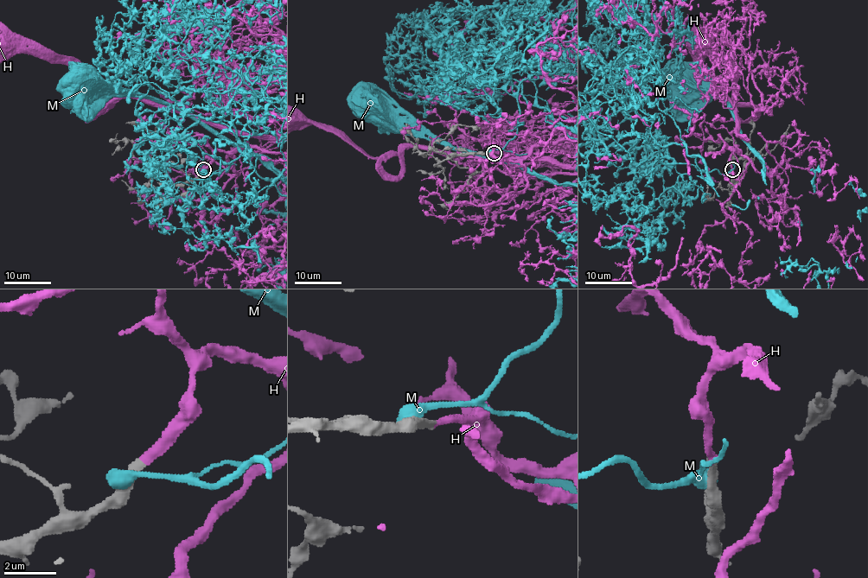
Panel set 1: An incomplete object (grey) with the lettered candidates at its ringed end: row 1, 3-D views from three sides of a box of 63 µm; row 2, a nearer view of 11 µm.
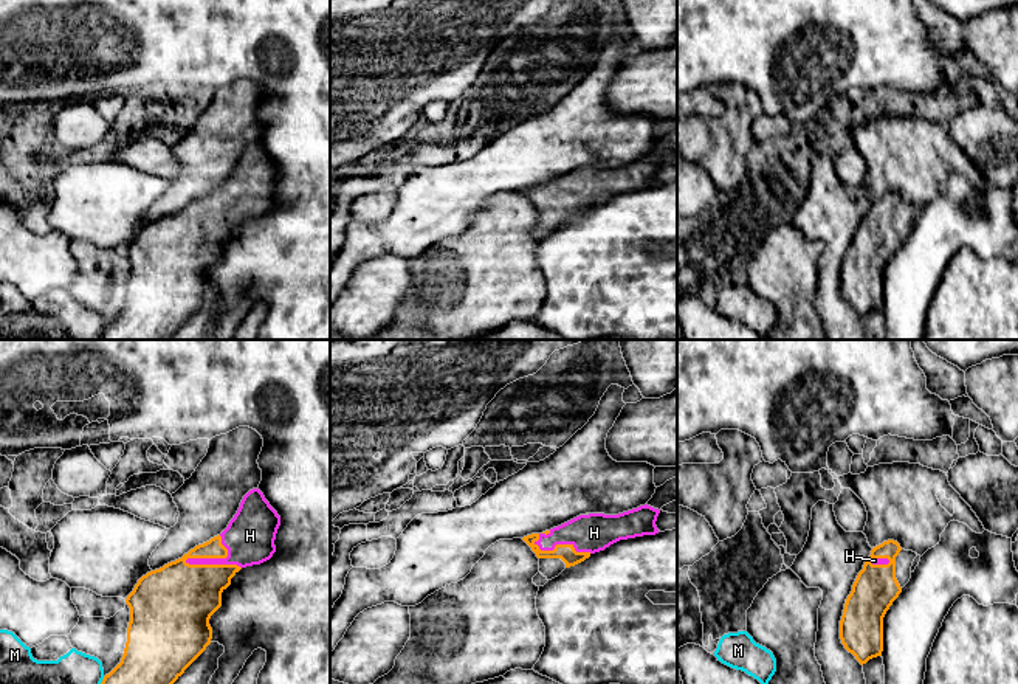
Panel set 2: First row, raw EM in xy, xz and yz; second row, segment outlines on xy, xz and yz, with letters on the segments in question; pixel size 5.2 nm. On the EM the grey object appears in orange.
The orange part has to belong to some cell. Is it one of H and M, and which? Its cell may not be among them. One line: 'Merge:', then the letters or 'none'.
Merge: H

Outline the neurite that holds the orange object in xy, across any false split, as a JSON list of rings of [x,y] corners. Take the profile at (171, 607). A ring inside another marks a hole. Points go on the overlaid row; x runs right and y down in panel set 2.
[[[253,489],[220,535],[143,575],[126,599],[130,622],[124,655],[101,684],[174,684],[211,644],[209,619],[222,606],[222,592],[231,585],[231,579],[242,568],[273,557],[279,526],[277,512],[259,489]]]

